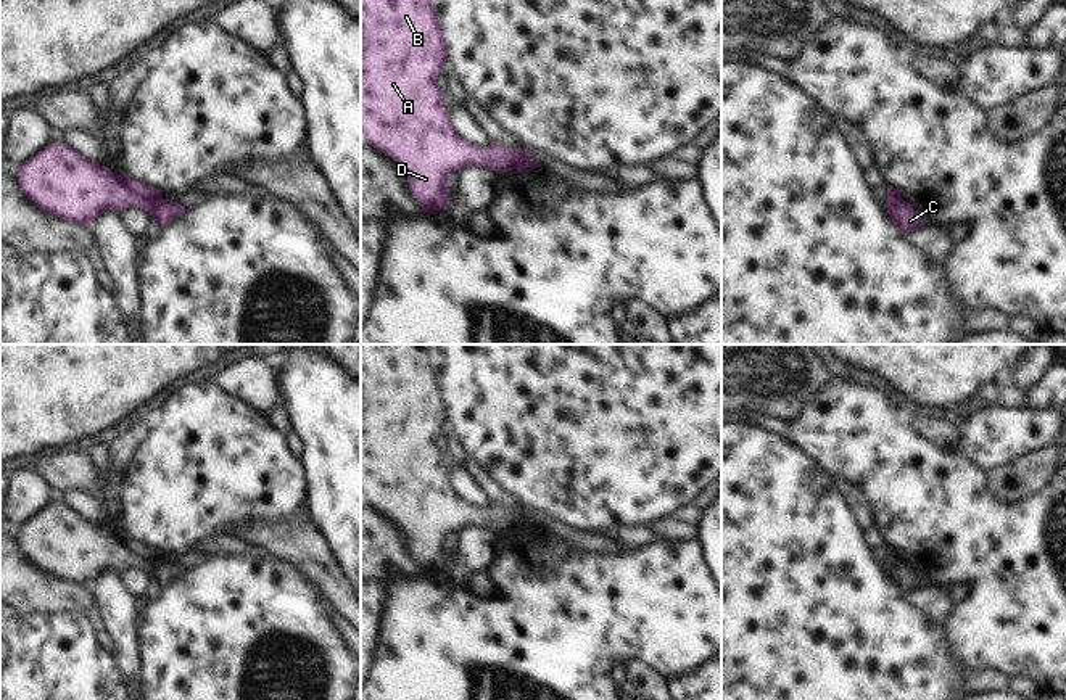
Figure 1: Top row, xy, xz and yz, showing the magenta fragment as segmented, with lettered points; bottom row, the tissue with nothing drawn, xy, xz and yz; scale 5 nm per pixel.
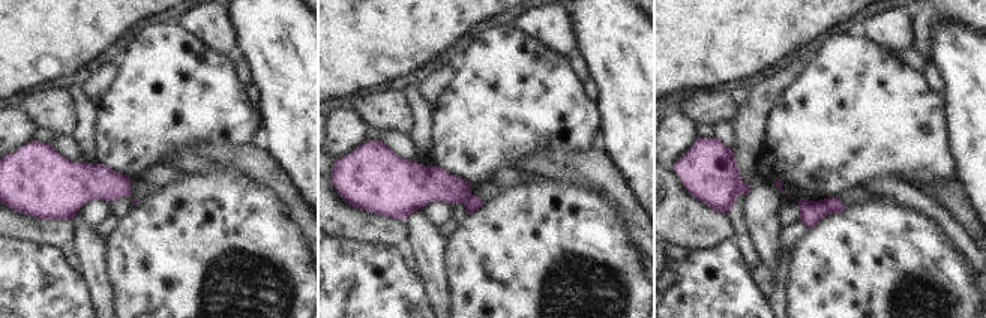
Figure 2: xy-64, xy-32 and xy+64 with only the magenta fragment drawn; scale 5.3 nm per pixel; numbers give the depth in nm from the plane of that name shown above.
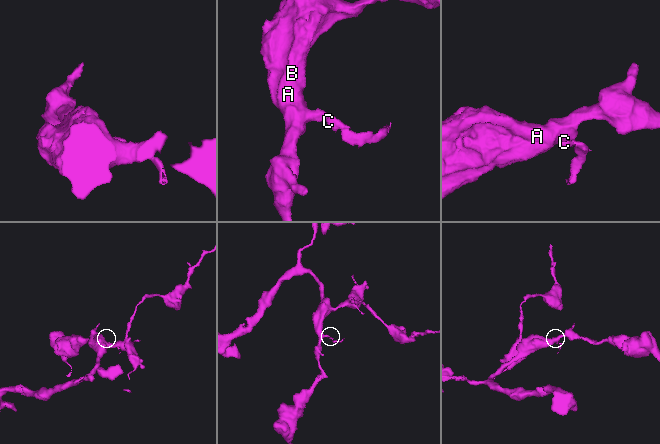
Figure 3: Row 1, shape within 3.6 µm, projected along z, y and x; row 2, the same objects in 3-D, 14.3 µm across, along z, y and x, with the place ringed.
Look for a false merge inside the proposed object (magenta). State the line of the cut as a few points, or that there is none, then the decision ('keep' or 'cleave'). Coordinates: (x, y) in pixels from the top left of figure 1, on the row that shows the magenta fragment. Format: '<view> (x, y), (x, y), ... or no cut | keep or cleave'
xz (524, 152), (514, 168) | cleave

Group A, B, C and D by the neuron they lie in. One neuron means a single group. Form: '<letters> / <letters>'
A B D / C

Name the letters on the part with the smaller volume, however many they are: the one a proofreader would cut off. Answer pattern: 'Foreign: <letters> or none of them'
Foreign: C.

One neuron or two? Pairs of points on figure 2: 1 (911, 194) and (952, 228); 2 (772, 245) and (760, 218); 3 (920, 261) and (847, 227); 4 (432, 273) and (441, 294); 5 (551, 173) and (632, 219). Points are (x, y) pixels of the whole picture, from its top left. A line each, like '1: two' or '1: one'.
1: one
2: one
3: one
4: one
5: one

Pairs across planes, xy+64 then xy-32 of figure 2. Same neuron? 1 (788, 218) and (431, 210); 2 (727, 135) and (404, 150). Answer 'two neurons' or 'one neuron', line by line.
1: one neuron
2: one neuron

